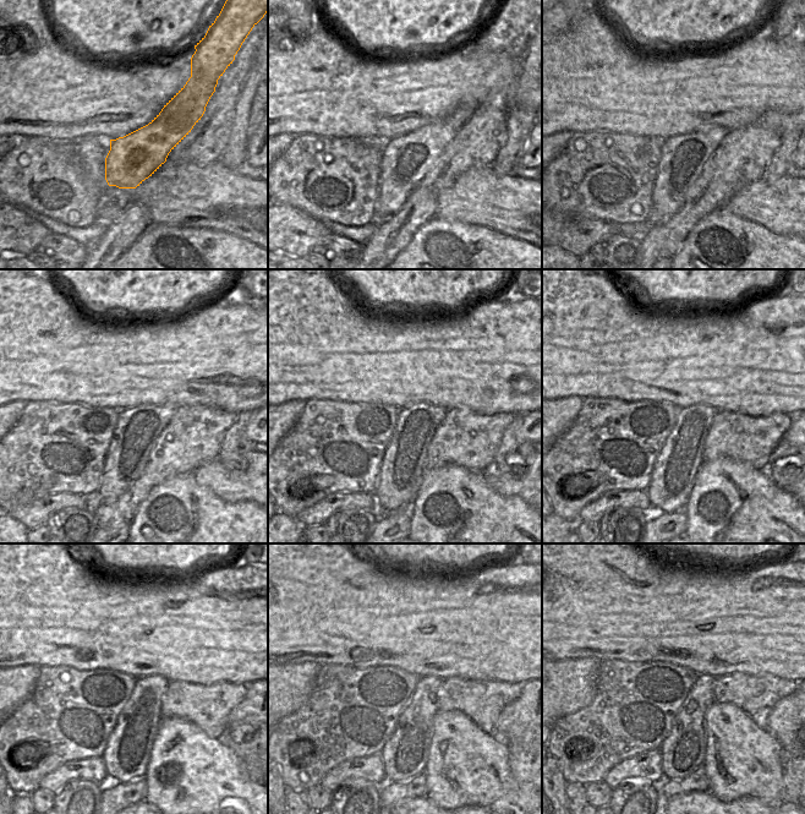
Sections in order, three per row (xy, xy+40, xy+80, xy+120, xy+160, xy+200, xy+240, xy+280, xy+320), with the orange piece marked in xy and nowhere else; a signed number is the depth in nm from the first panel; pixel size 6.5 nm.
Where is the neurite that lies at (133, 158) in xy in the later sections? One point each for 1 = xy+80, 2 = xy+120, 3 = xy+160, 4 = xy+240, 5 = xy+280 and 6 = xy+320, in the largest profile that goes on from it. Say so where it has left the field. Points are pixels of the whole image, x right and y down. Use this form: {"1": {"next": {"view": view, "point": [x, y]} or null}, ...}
{"1": {"next": {"view": "xy+80", "point": [683, 157]}}, "2": {"next": {"view": "xy+120", "point": [137, 430]}}, "3": {"next": {"view": "xy+160", "point": [403, 468]}}, "4": {"next": {"view": "xy+240", "point": [126, 755]}}, "5": {"next": {"view": "xy+280", "point": [404, 755]}}, "6": {"next": {"view": "xy+320", "point": [683, 750]}}}

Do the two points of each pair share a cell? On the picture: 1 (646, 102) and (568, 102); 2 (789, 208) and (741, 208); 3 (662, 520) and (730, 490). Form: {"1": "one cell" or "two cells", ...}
{"1": "one cell", "2": "one cell", "3": "two cells"}

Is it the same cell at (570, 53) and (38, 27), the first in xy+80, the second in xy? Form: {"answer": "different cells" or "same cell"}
{"answer": "different cells"}

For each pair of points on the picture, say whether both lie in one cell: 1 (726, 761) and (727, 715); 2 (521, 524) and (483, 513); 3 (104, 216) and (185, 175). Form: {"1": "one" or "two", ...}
{"1": "one", "2": "one", "3": "one"}

